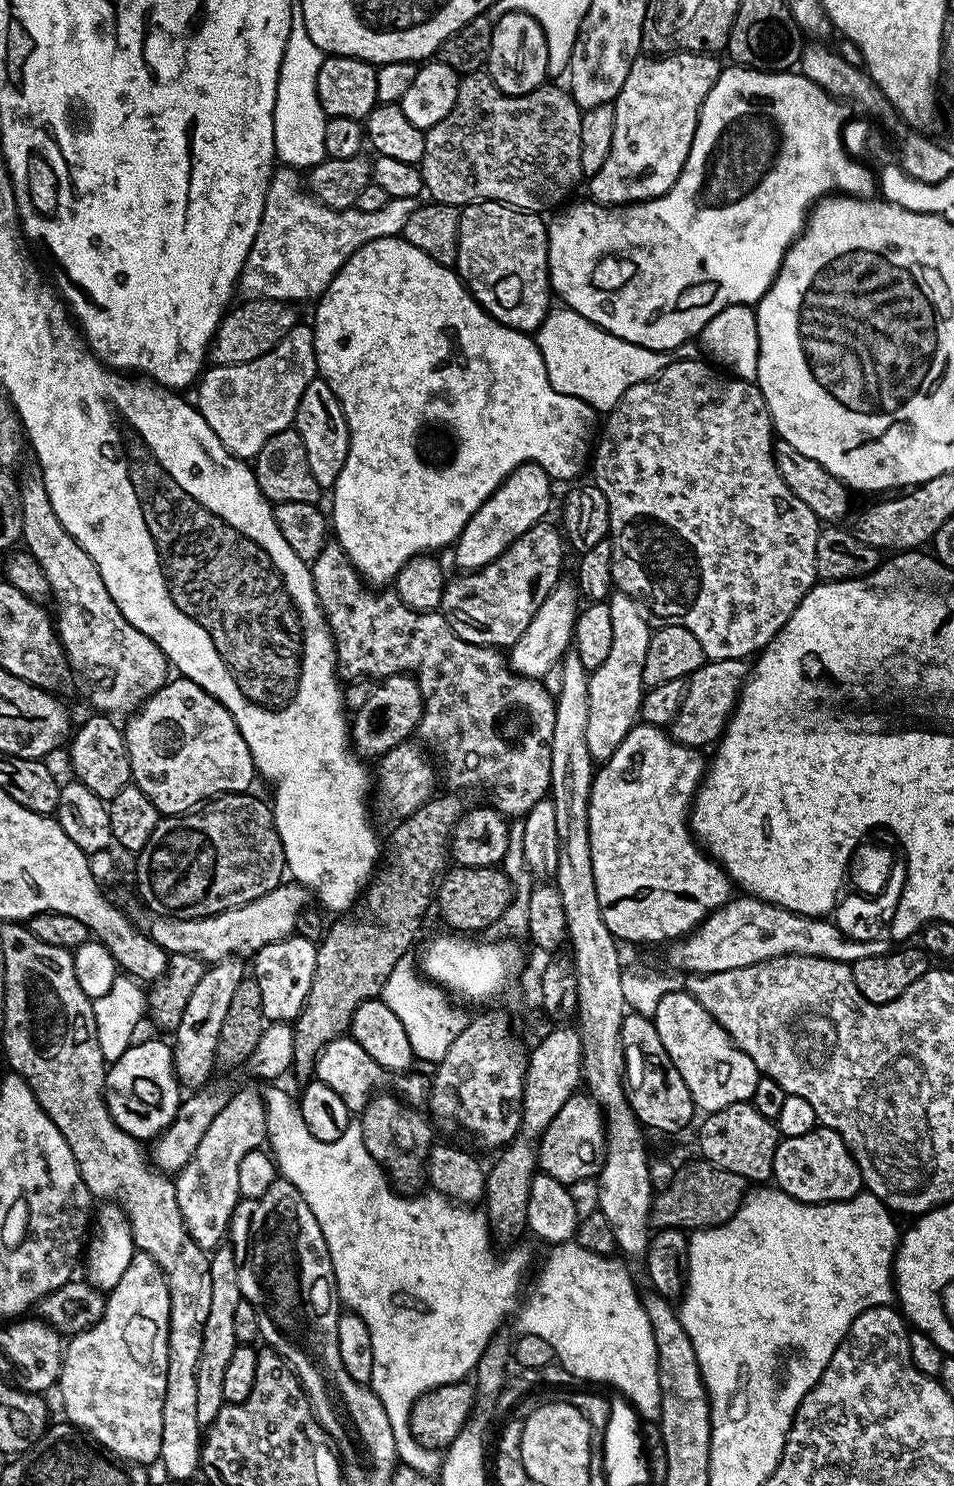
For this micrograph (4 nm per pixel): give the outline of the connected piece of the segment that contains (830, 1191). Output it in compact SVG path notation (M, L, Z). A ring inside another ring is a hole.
M817 1126L806 1134L785 1136L774 1150L775 1187L803 1204L833 1204L849 1200L864 1188L860 1167L845 1140L832 1128Z

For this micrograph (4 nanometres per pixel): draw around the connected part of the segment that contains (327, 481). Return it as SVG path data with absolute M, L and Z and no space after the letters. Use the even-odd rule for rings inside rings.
M323 378L314 379L310 386L306 386L306 394L302 394L302 402L298 402L294 427L306 446L306 458L310 458L310 474L314 474L314 482L318 482L321 490L331 489L338 474L342 474L342 466L346 466L350 430L346 426L346 414L334 390L330 390Z

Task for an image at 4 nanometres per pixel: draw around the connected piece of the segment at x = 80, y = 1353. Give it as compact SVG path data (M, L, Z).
M139 1250L133 1251L126 1274L118 1278L118 1286L107 1293L104 1313L94 1326L78 1332L67 1341L60 1366L58 1393L64 1403L67 1423L74 1424L93 1436L103 1448L109 1448L122 1460L151 1465L159 1461L162 1450L162 1402L166 1398L166 1366L168 1365L168 1323L170 1294L160 1267Z

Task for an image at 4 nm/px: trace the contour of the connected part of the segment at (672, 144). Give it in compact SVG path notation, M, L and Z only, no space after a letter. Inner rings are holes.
M703 52L636 57L614 101L616 117L610 154L602 170L587 181L591 199L609 206L638 204L666 194L674 186L690 154L706 94L710 94L722 71L722 64L716 60L715 55Z

